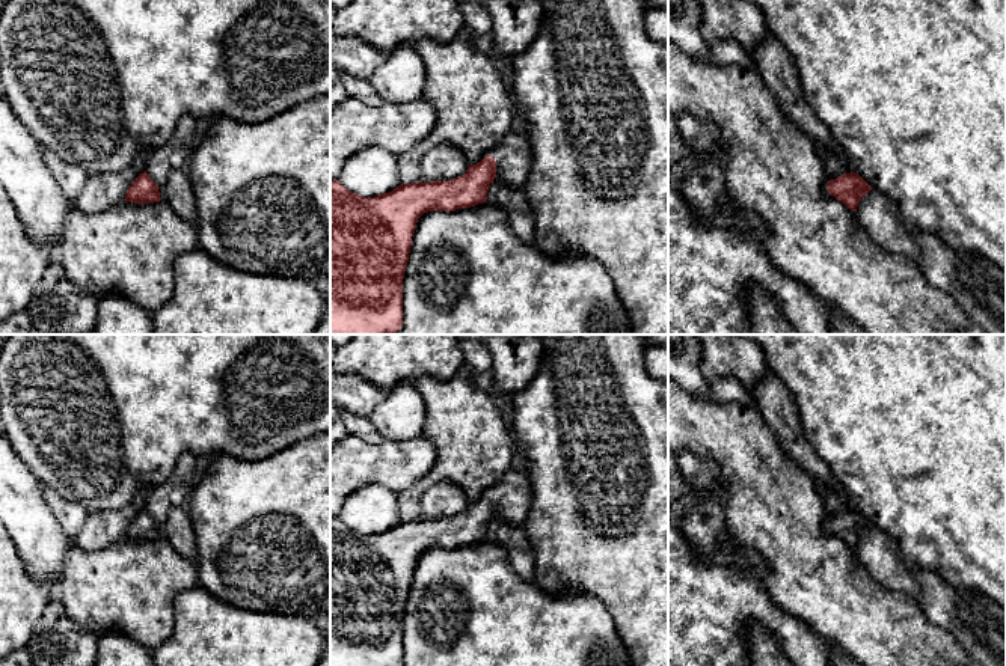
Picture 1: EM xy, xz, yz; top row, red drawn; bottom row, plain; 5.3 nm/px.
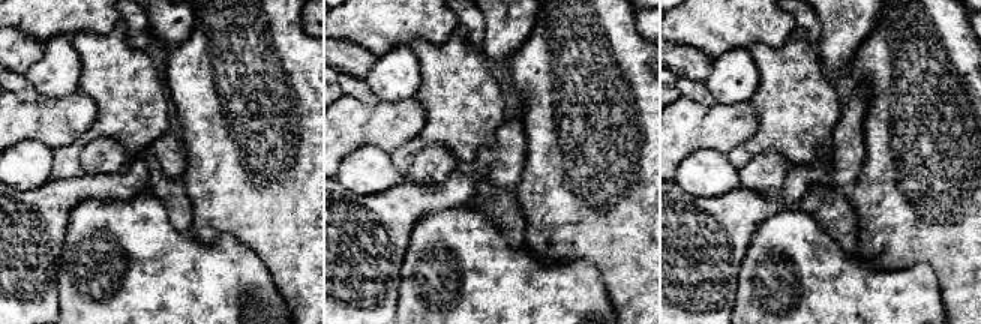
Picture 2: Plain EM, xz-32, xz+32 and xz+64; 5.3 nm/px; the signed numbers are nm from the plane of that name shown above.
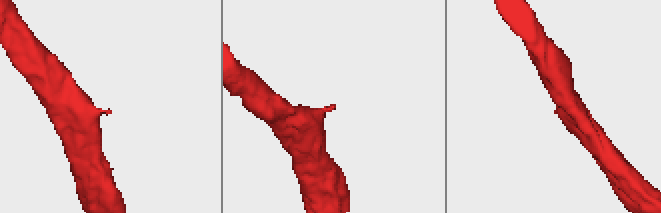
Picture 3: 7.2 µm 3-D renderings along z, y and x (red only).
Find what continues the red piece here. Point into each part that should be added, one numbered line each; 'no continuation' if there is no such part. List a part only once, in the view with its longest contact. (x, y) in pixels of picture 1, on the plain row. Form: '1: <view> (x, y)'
1: xz (513, 494)

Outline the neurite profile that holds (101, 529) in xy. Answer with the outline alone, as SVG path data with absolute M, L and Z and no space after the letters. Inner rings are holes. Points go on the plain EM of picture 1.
M137 493L134 499L121 509L89 512L75 544L84 551L98 551L125 536L128 524L145 509L146 494Z

